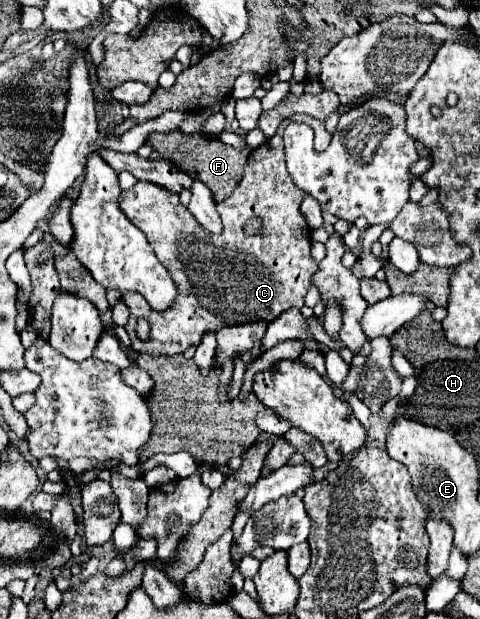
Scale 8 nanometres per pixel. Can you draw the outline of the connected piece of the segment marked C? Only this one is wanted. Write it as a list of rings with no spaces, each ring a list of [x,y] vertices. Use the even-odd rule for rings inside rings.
[[[290,119],[284,120],[275,138],[269,138],[251,152],[243,180],[233,194],[217,206],[223,218],[223,232],[217,236],[201,230],[193,214],[181,206],[179,196],[161,190],[161,186],[137,182],[131,190],[121,192],[121,210],[147,234],[159,262],[171,270],[179,288],[177,302],[161,314],[149,310],[149,304],[139,293],[123,294],[123,302],[129,308],[125,330],[133,342],[133,350],[153,356],[173,356],[189,346],[197,346],[203,334],[217,332],[223,326],[259,320],[273,322],[289,308],[303,308],[317,264],[309,254],[311,234],[299,210],[307,192],[293,182],[285,168],[283,130],[289,123]],[[249,216],[261,216],[265,228],[261,236],[245,236],[243,226]],[[137,318],[145,318],[151,324],[149,342],[141,342],[135,336]]]

